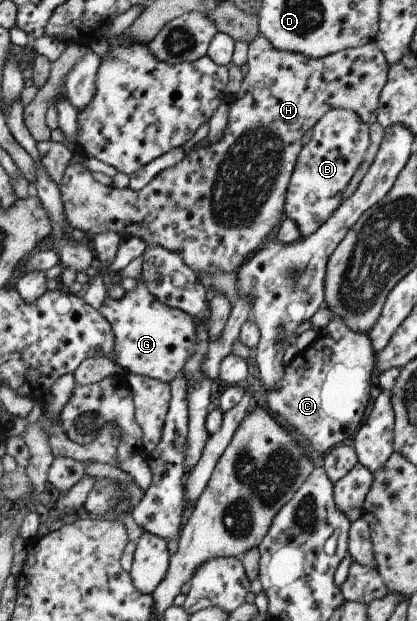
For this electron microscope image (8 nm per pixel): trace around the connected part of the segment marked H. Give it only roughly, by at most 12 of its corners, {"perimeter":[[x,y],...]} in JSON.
{"perimeter":[[249,41],[221,140],[141,190],[67,165],[66,222],[236,272],[284,216],[301,136],[376,121],[374,41]]}

